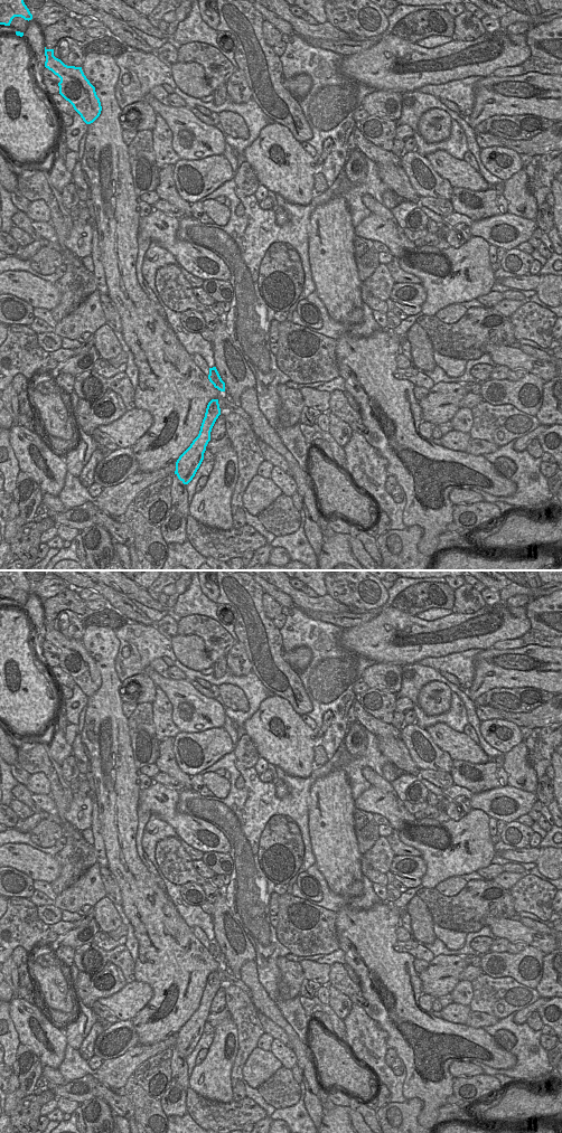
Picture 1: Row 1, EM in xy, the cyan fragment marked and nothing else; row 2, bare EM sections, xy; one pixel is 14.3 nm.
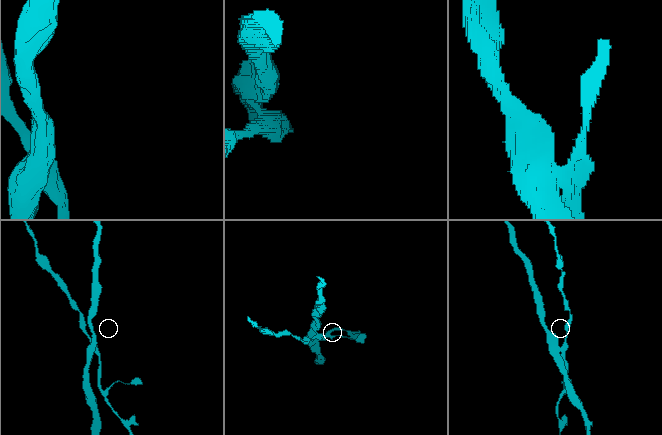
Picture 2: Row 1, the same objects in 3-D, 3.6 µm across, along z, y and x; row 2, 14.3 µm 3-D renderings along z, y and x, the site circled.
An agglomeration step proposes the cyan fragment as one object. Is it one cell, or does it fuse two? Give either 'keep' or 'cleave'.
cleave

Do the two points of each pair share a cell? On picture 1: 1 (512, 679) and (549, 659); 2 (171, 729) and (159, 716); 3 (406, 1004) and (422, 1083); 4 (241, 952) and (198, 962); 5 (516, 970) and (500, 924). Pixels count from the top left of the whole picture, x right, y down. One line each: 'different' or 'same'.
1: same
2: same
3: same
4: different
5: different

